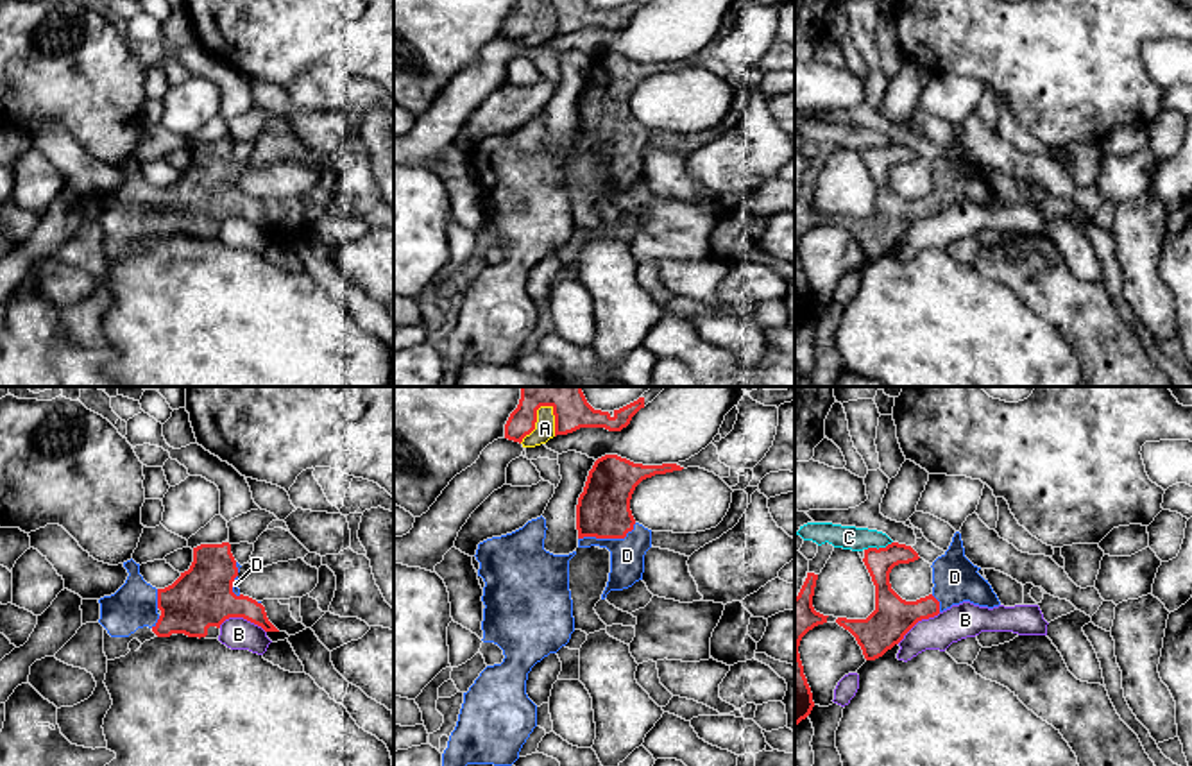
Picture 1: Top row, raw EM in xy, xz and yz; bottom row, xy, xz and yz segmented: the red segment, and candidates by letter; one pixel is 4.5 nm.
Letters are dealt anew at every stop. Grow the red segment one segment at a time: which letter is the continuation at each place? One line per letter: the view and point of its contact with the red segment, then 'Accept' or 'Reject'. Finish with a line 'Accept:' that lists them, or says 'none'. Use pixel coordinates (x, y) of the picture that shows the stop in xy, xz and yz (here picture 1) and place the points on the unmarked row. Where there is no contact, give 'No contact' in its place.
A: Touches red at xz (536, 18). Reject
B: Touches red at xy (242, 215). Reject
C: Touches red at yz (876, 147). Reject
D: Touches red at xz (607, 136). Accept
Accept: D

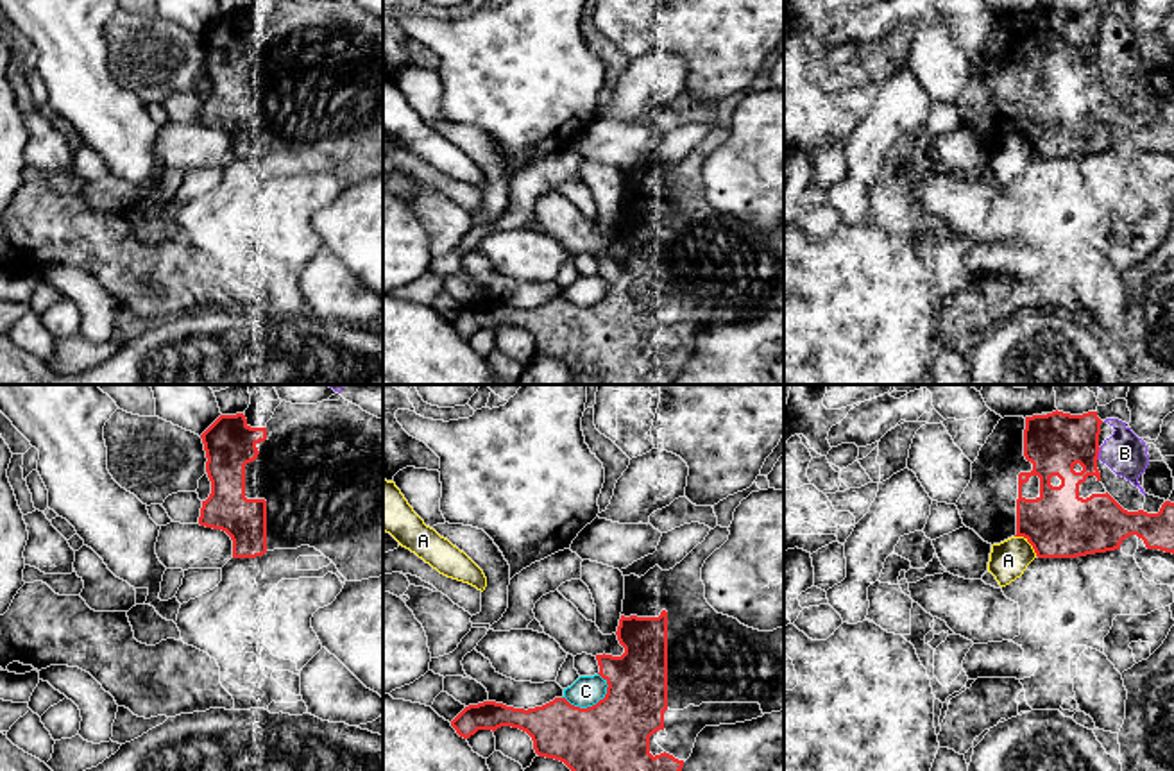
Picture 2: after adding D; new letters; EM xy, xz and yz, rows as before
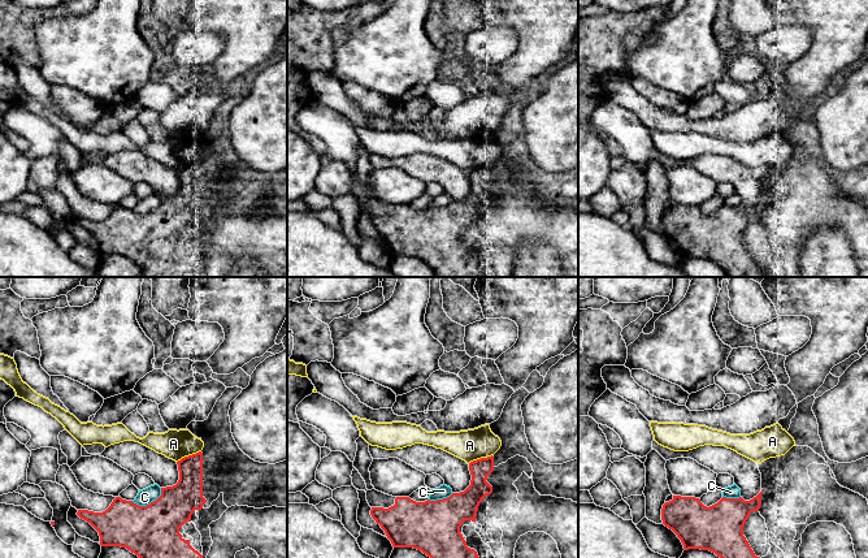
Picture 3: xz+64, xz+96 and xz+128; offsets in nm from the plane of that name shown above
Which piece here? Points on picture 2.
A: Touches red at yz (1028, 140). Reject
B: Touches red at yz (1097, 52). Reject
C: Touches red at xz (593, 305). Reject
Accept: none

